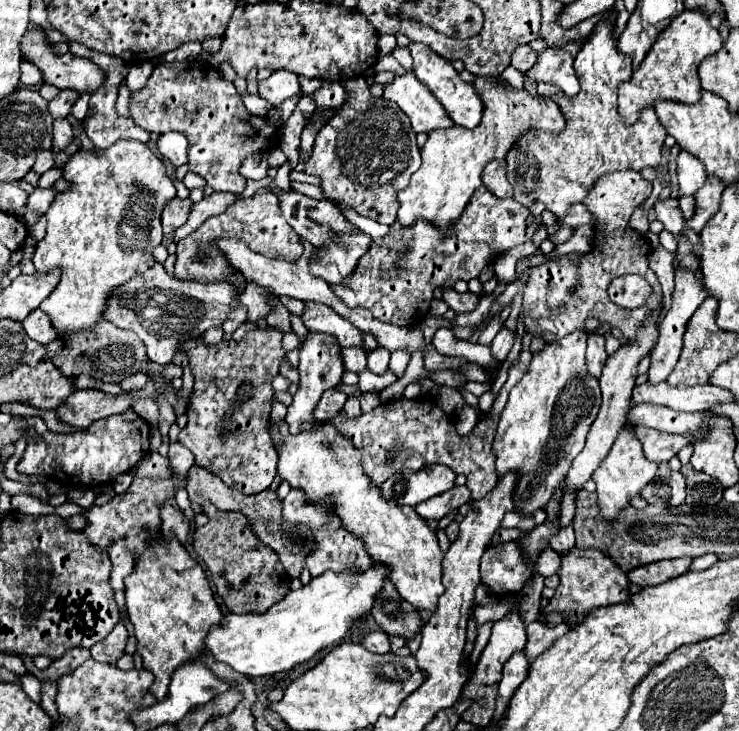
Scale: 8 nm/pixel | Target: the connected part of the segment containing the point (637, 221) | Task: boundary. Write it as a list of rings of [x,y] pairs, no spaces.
[[[636,208],[636,210],[638,210],[638,212],[634,212],[632,218],[630,218],[630,226],[632,226],[634,230],[638,230],[640,234],[646,234],[646,232],[648,232],[648,218],[646,218],[644,212],[640,212],[640,208]]]

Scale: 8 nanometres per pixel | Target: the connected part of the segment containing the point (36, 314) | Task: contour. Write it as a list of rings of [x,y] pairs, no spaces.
[[[36,308],[32,314],[26,316],[26,320],[22,322],[22,328],[32,340],[40,344],[48,344],[56,338],[56,332],[52,332],[52,324],[48,322],[48,316],[40,308]]]

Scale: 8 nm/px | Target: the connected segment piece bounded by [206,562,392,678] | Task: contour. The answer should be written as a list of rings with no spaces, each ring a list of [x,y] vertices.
[[[372,562],[366,570],[346,568],[342,572],[326,570],[312,578],[306,586],[288,592],[288,596],[260,614],[228,614],[220,626],[212,628],[206,638],[206,650],[216,660],[232,666],[248,678],[274,676],[306,664],[316,654],[338,646],[354,622],[362,620],[374,606],[376,596],[382,592],[384,582],[390,578],[390,568]]]

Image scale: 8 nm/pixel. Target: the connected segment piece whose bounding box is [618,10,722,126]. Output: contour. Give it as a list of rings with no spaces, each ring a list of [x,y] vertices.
[[[684,10],[678,18],[672,20],[668,30],[660,34],[658,42],[652,44],[640,68],[632,74],[628,84],[620,84],[618,94],[618,112],[624,124],[634,124],[640,120],[642,110],[654,106],[658,100],[672,100],[684,104],[696,104],[700,100],[700,80],[696,78],[696,70],[700,62],[716,54],[722,48],[722,38],[716,28],[708,24],[708,14],[700,14],[696,10]]]

